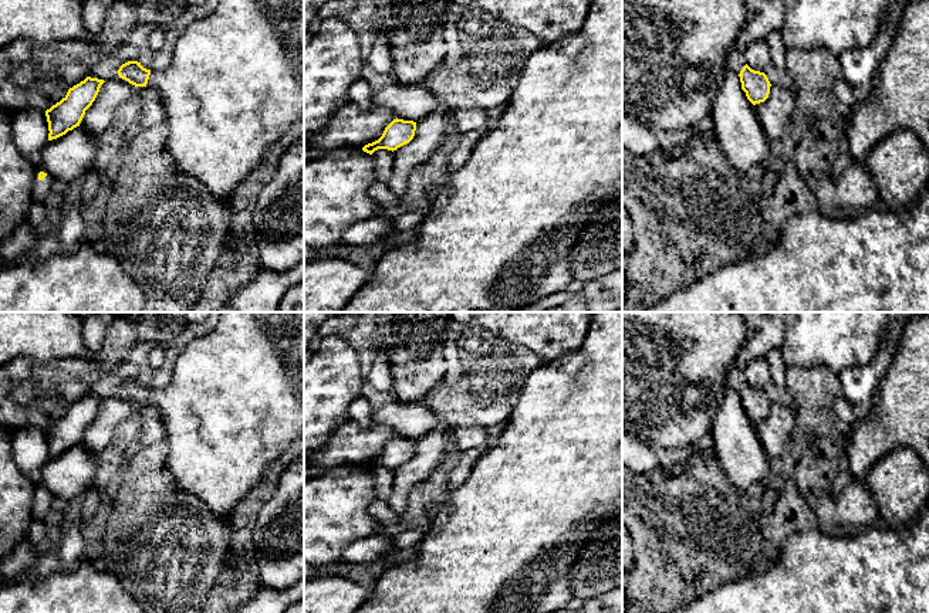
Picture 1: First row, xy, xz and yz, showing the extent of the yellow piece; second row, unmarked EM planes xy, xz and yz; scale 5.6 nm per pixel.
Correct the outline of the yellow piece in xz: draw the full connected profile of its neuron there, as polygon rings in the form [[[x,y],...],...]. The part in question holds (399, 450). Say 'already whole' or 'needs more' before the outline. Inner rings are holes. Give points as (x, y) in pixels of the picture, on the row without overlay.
already whole; [[[393,437],[384,448],[382,454],[362,465],[364,470],[372,473],[378,467],[396,468],[398,465],[409,461],[416,448],[416,440]]]

